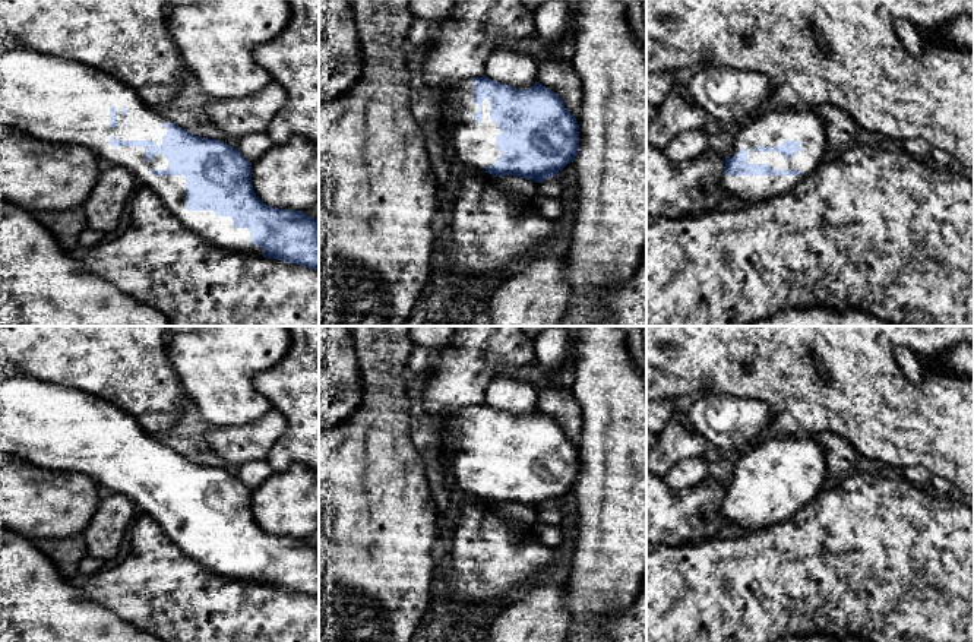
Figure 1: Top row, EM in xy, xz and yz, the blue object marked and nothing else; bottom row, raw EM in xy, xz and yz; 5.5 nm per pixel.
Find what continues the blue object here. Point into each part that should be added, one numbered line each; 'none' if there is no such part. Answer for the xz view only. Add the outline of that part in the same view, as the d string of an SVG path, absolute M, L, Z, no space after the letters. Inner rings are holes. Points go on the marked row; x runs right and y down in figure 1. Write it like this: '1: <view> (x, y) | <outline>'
1: xz (473, 144) | M472 79L437 97L434 123L439 142L448 159L461 162L468 170L486 173L502 156L496 146L500 127L491 120L491 99L483 105L472 99Z

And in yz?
1: yz (771, 127) | M809 107L768 108L737 129L728 156L747 149L749 164L769 164L772 170L797 170L801 175L725 175L722 189L752 205L791 192L807 178L820 162L828 148L820 116ZM784 140L799 140L800 151L793 158L781 152L758 152L758 146L781 146Z

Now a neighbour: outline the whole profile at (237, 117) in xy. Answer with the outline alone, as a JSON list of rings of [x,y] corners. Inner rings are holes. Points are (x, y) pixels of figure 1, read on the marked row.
[[[271,80],[260,91],[243,98],[211,101],[209,120],[224,133],[240,139],[252,133],[266,133],[271,120],[287,102],[285,89]]]

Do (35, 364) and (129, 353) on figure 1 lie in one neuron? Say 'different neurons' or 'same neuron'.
same neuron

